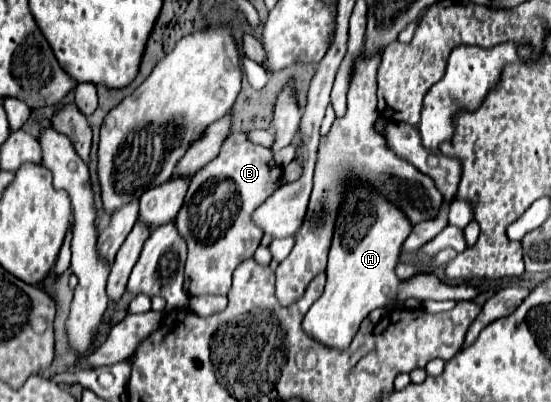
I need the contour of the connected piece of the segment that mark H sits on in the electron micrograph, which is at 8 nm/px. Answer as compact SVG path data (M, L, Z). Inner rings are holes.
M351 188L347 204L339 208L339 220L335 220L325 292L309 308L303 320L303 330L329 348L345 350L363 318L367 318L375 308L385 308L389 300L397 298L401 302L399 306L403 306L407 298L419 298L420 301L473 300L479 294L479 288L473 284L447 284L432 274L418 274L409 282L401 282L395 276L401 246L411 234L411 228L407 216L403 216L403 212L393 204L387 204L379 192L371 192L371 188Z

